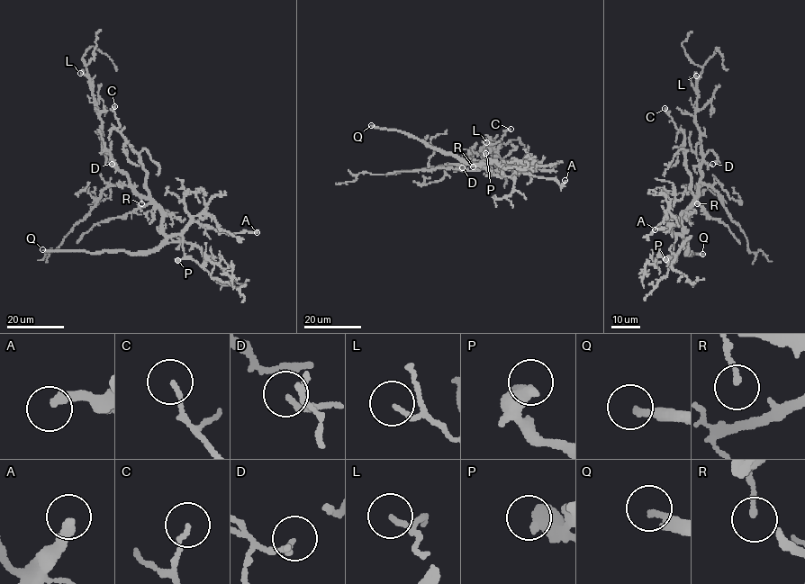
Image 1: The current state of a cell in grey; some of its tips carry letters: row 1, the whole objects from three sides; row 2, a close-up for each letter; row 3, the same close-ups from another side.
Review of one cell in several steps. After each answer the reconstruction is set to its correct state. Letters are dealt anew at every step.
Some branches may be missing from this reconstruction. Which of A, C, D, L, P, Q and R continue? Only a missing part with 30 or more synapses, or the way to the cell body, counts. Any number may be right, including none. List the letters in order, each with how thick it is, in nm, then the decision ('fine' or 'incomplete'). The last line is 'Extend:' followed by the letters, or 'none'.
A: 300 nm | incomplete
C: 120 nm | fine
D: 100 nm | fine
L: 100 nm | fine
P: 650 nm | incomplete
Q: 220 nm | incomplete
R: 160 nm | fine
Extend: A, P, Q

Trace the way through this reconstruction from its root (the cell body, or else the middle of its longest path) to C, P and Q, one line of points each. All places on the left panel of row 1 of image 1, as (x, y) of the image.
C: (130, 184), (140, 194), (149, 195), (146, 171), (140, 156), (124, 136), (113, 129), (119, 126), (114, 106)
P: (130, 184), (159, 210), (162, 231), (167, 235), (183, 238), (185, 257), (177, 260)
Q: (130, 184), (159, 210), (166, 238), (160, 245), (138, 253), (42, 249)

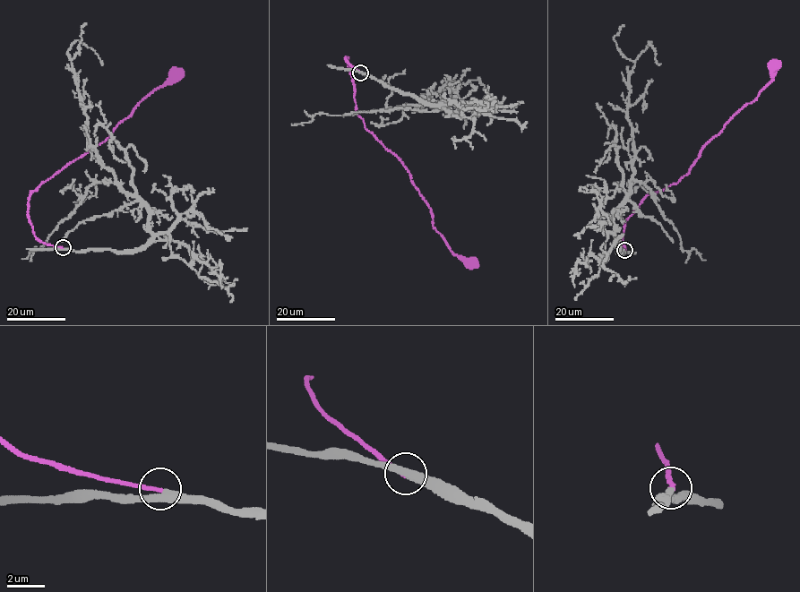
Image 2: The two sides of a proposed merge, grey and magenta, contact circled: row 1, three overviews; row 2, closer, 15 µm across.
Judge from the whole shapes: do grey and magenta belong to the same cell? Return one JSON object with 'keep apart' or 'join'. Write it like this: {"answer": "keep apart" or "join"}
{"answer": "join"}

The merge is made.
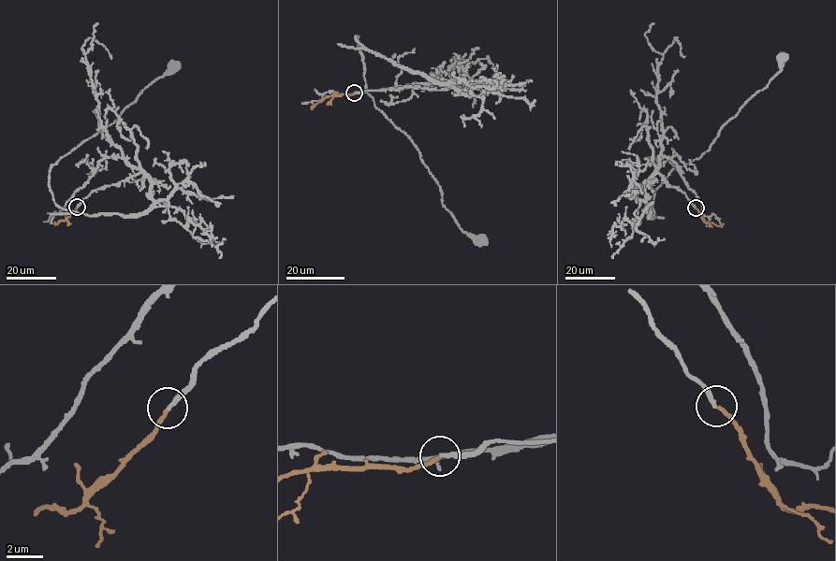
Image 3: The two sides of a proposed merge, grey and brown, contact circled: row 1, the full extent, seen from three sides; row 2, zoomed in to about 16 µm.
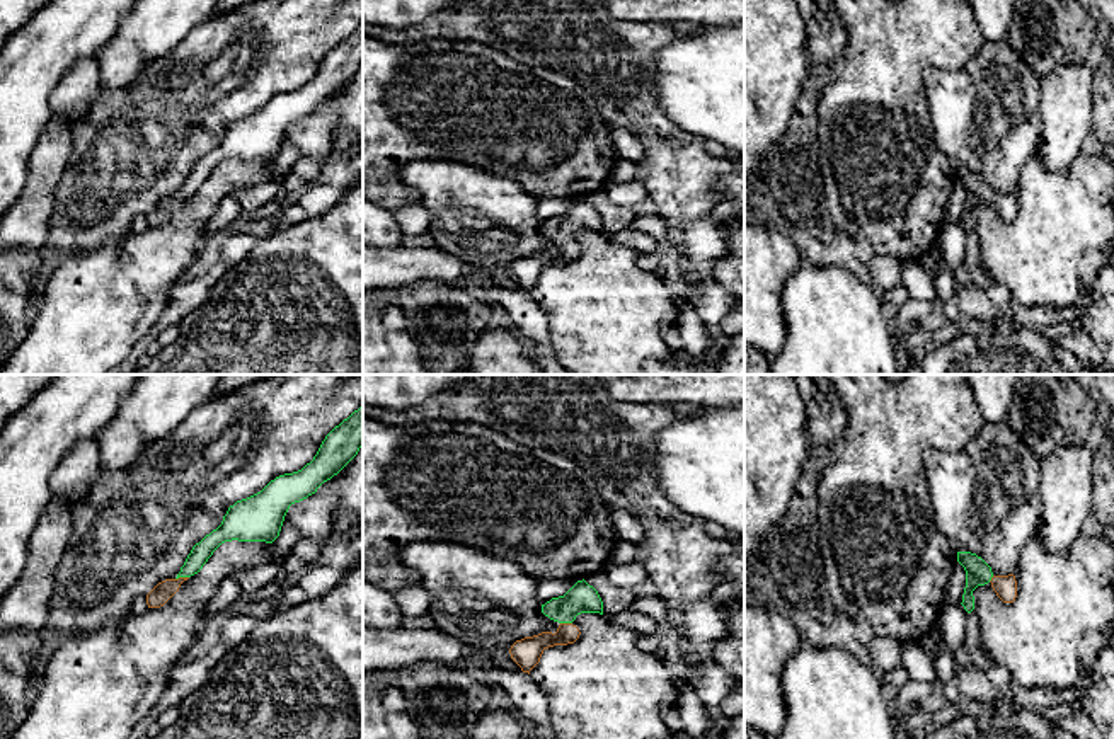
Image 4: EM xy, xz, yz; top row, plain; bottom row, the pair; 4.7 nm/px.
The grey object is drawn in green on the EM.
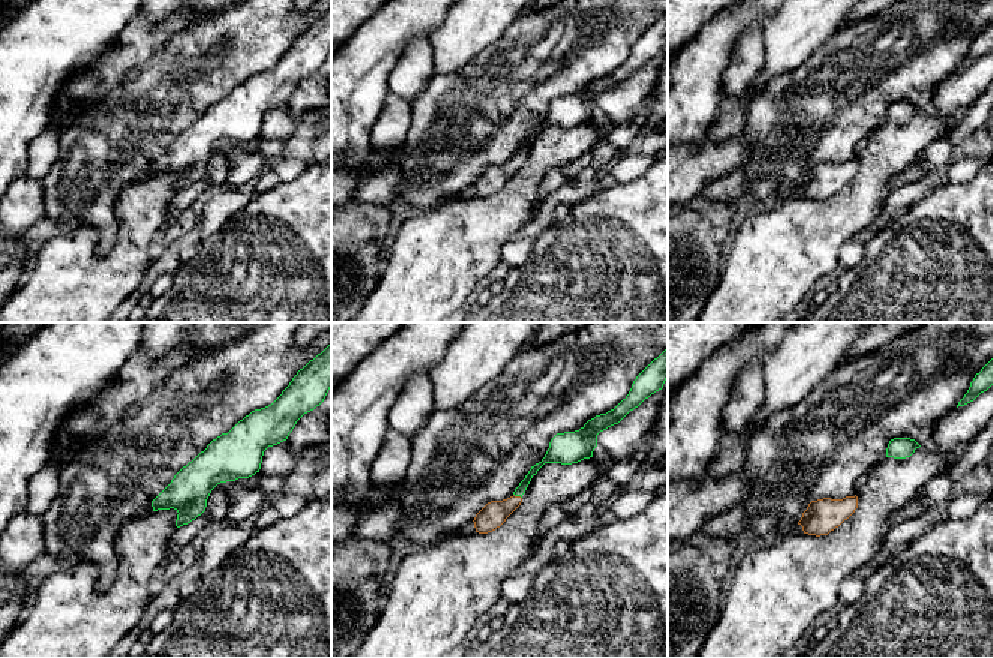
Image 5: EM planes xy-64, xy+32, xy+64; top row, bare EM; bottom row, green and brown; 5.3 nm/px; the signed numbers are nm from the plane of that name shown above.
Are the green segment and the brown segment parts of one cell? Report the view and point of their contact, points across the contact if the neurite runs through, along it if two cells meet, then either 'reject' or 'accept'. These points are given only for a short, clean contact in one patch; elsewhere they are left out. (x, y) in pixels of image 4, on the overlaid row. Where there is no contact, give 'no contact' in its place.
xy (181, 576) | across xy (200, 554), (181, 576), (166, 590) | accept

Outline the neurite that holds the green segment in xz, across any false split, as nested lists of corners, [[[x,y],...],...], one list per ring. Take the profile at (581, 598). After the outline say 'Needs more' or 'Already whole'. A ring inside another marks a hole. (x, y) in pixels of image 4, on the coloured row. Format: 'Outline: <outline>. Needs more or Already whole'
Outline: [[[583,579],[564,596],[552,598],[542,604],[542,613],[560,623],[557,632],[542,632],[533,637],[525,637],[516,640],[509,649],[511,659],[528,674],[540,662],[545,649],[574,644],[581,635],[579,628],[572,623],[576,616],[581,613],[603,615],[603,601],[598,591]]]. Needs more

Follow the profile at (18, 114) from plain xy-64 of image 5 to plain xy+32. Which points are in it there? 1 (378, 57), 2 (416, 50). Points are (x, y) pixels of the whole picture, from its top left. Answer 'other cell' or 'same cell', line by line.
1: same cell
2: other cell

